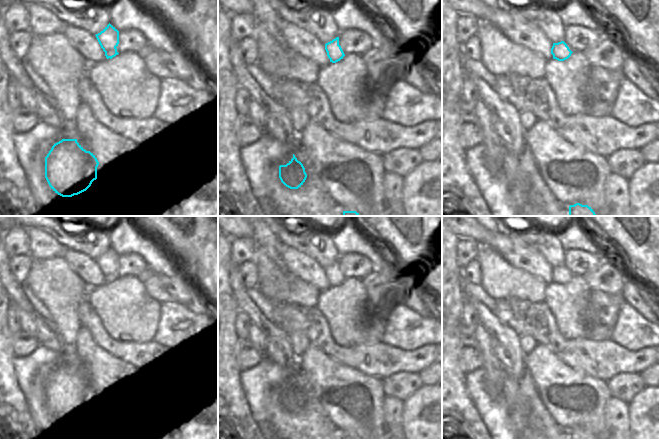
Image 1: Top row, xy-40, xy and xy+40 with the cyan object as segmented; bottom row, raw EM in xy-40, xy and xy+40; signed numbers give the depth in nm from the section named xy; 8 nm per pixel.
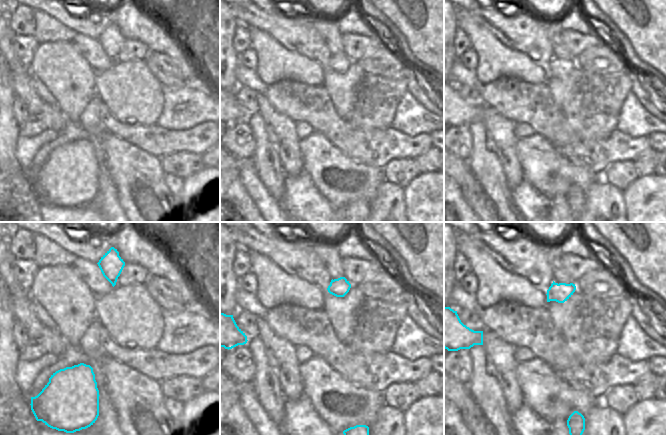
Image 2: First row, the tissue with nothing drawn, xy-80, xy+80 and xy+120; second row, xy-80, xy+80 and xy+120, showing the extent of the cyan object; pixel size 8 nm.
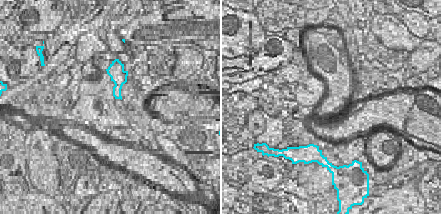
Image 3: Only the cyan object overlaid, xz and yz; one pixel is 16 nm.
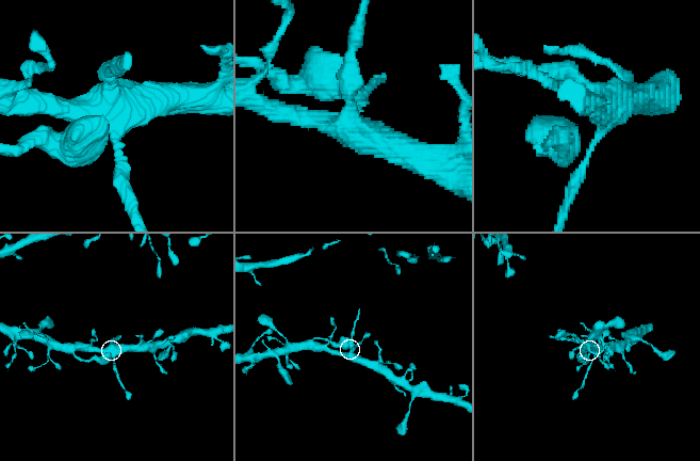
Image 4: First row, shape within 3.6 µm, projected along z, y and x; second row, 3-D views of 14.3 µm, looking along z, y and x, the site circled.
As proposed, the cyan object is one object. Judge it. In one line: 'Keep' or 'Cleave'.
Cleave.

